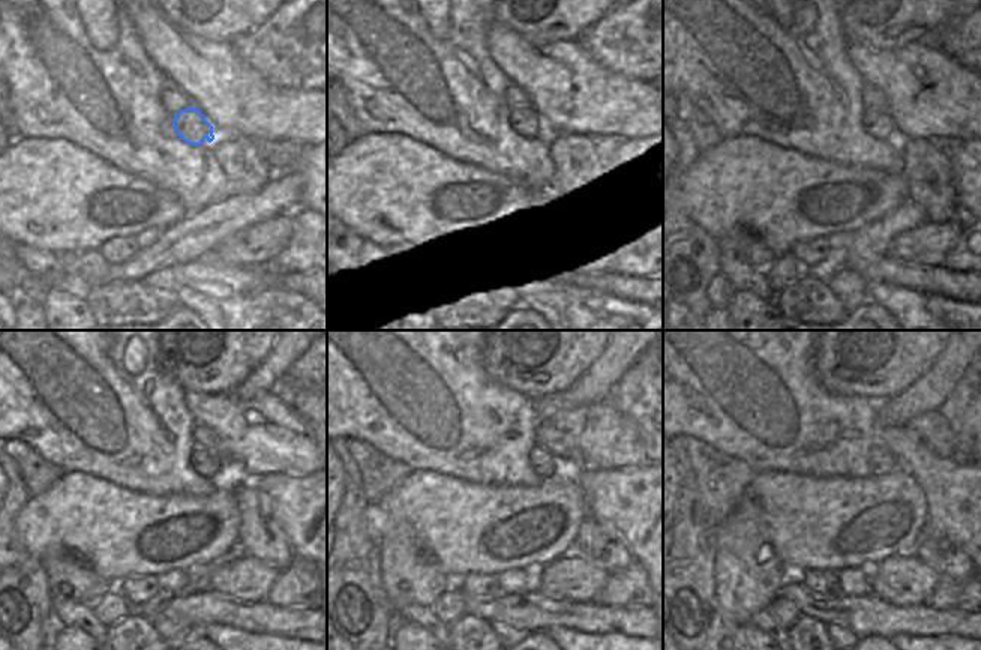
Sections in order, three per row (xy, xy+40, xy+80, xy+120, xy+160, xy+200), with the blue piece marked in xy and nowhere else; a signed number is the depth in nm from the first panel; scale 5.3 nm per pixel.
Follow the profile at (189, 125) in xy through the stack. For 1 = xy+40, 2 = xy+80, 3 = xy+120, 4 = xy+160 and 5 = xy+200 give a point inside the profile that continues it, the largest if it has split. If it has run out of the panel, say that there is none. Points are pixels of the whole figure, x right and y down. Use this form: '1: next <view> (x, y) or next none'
1: next xy+40 (525, 122)
2: next xy+80 (878, 125)
3: next xy+120 (206, 463)
4: next xy+160 (546, 466)
5: next xy+200 (881, 461)

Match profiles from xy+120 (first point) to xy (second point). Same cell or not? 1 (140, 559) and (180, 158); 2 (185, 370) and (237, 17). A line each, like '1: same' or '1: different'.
1: different
2: same

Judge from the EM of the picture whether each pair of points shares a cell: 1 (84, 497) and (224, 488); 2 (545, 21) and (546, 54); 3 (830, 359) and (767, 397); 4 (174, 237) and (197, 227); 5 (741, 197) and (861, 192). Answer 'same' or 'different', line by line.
1: same
2: different
3: different
4: same
5: same

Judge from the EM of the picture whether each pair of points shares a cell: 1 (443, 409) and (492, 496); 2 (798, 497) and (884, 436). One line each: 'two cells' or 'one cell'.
1: two cells
2: two cells

